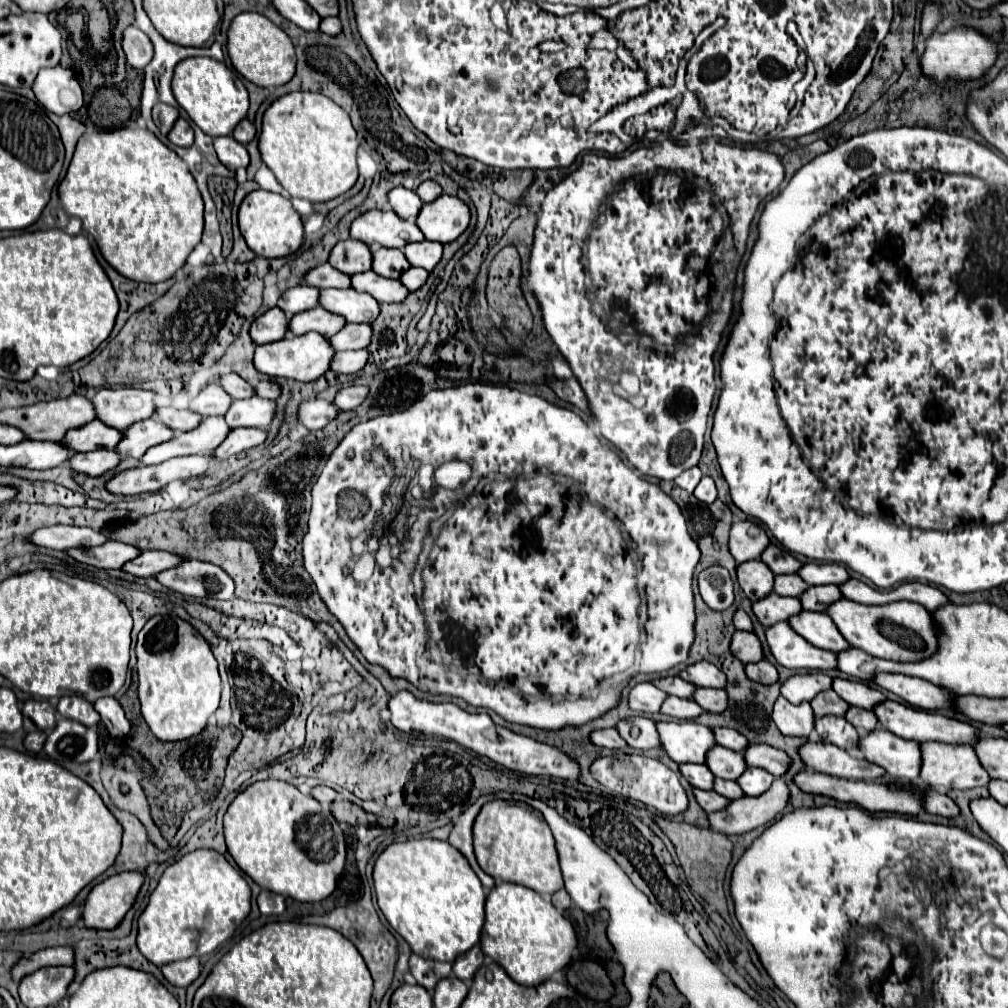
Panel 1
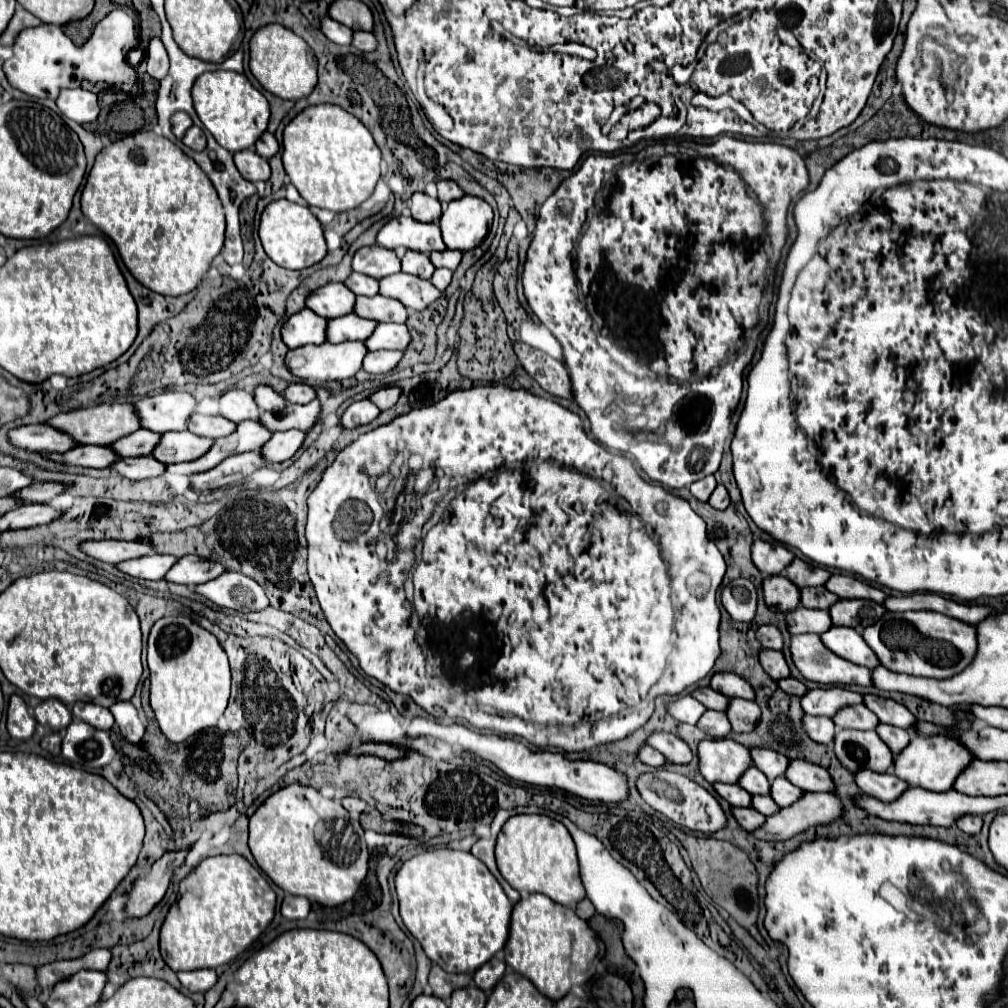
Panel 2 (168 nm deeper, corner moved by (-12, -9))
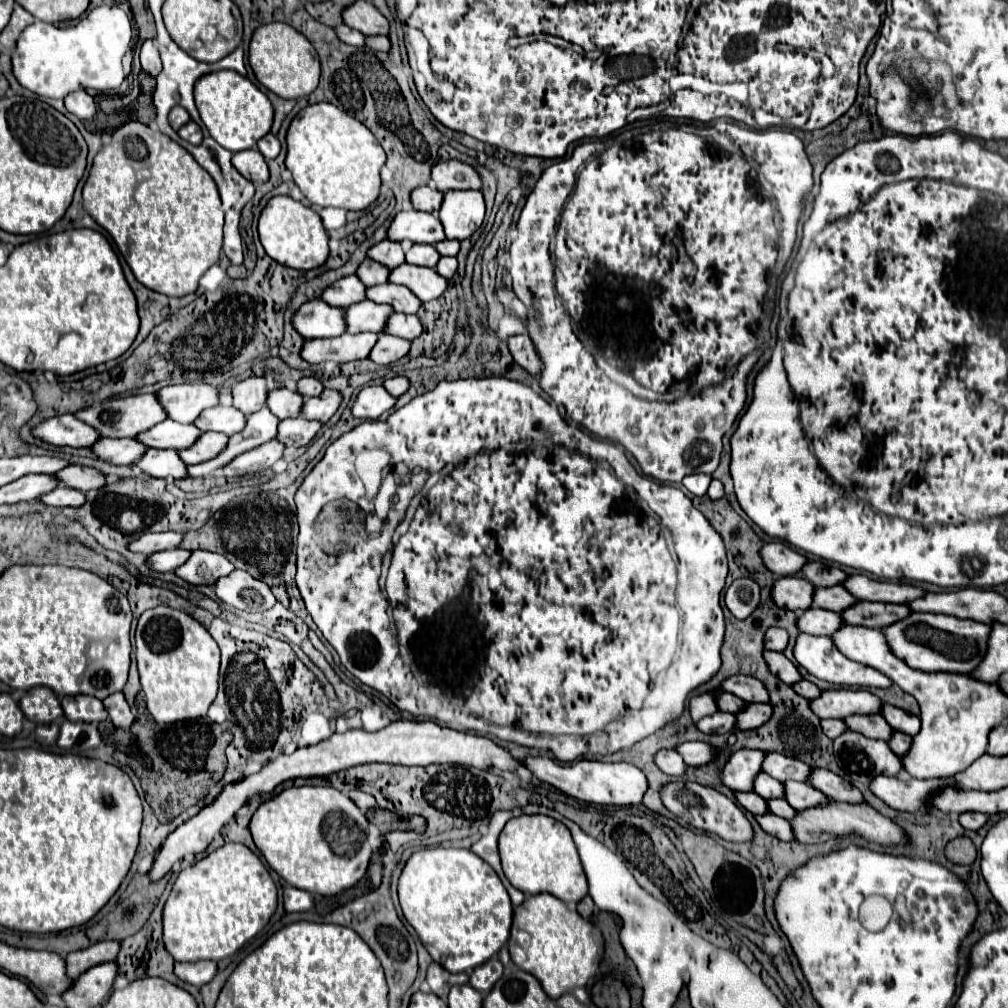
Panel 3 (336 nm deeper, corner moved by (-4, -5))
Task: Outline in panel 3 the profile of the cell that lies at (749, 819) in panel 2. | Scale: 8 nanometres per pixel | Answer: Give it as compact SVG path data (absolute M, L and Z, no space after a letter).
M766 813L766 815L756 815L756 821L760 823L760 827L778 837L780 841L794 841L794 833L790 829L790 821L788 819L782 819L782 817L776 817L772 813Z

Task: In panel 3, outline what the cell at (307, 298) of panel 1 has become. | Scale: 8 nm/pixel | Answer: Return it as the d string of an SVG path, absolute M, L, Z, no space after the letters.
M348 275L348 277L338 279L332 287L328 287L322 293L322 299L328 305L346 309L346 307L366 299L366 285L362 285L362 281L358 281L358 275Z

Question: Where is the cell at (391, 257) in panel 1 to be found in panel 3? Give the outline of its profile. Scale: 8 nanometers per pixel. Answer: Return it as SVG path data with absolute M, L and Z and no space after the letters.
M412 245L408 251L406 251L406 263L412 263L412 265L424 265L424 267L434 267L438 265L438 259L440 255L436 253L434 245Z

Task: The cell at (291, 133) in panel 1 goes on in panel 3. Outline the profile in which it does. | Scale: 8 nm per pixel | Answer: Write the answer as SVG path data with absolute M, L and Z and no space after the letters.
M314 103L292 119L286 141L286 167L312 205L362 211L378 199L380 169L386 163L386 153L370 129L358 119L332 103Z

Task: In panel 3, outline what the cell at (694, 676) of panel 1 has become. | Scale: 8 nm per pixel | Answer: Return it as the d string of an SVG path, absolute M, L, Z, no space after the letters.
M750 675L728 677L722 683L722 689L726 689L728 693L734 693L736 697L744 699L746 703L768 703L770 701L766 685L762 685L762 681L758 681L756 677L750 677Z

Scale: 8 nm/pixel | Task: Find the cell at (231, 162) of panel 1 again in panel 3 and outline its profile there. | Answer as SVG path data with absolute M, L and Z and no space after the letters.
M250 149L250 151L240 151L234 153L232 157L232 165L250 181L268 181L270 173L268 173L268 165L266 159L262 157L260 151Z

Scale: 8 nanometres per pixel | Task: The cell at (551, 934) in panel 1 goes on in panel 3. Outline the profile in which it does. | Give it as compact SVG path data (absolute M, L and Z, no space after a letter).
M550 893L530 895L514 909L508 949L512 961L520 969L532 973L550 999L558 999L576 987L584 987L588 979L596 975L598 945L592 939L592 923Z

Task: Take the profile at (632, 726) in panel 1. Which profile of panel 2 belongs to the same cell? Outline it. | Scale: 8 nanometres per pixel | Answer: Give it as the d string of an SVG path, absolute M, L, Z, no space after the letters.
M652 733L646 745L658 749L670 763L688 763L692 759L690 747L672 733Z

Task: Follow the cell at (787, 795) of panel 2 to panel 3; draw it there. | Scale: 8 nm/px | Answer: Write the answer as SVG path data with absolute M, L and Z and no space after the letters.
M786 781L784 787L786 787L786 801L798 811L808 809L808 807L818 807L818 805L824 805L830 801L822 791L814 789L810 783Z

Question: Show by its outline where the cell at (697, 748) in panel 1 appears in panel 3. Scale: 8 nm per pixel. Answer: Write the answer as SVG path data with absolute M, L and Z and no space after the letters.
M736 751L720 775L722 783L734 791L754 791L754 777L762 773L762 757L766 757L764 751Z

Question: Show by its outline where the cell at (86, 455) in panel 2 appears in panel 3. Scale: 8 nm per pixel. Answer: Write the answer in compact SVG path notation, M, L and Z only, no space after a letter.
M100 439L92 445L94 453L112 465L134 465L146 453L146 445L136 439Z

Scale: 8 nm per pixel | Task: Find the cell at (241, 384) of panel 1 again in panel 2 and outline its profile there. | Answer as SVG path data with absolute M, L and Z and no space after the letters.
M260 385L254 389L254 401L262 411L272 411L272 413L280 411L286 405L284 397L266 385Z

